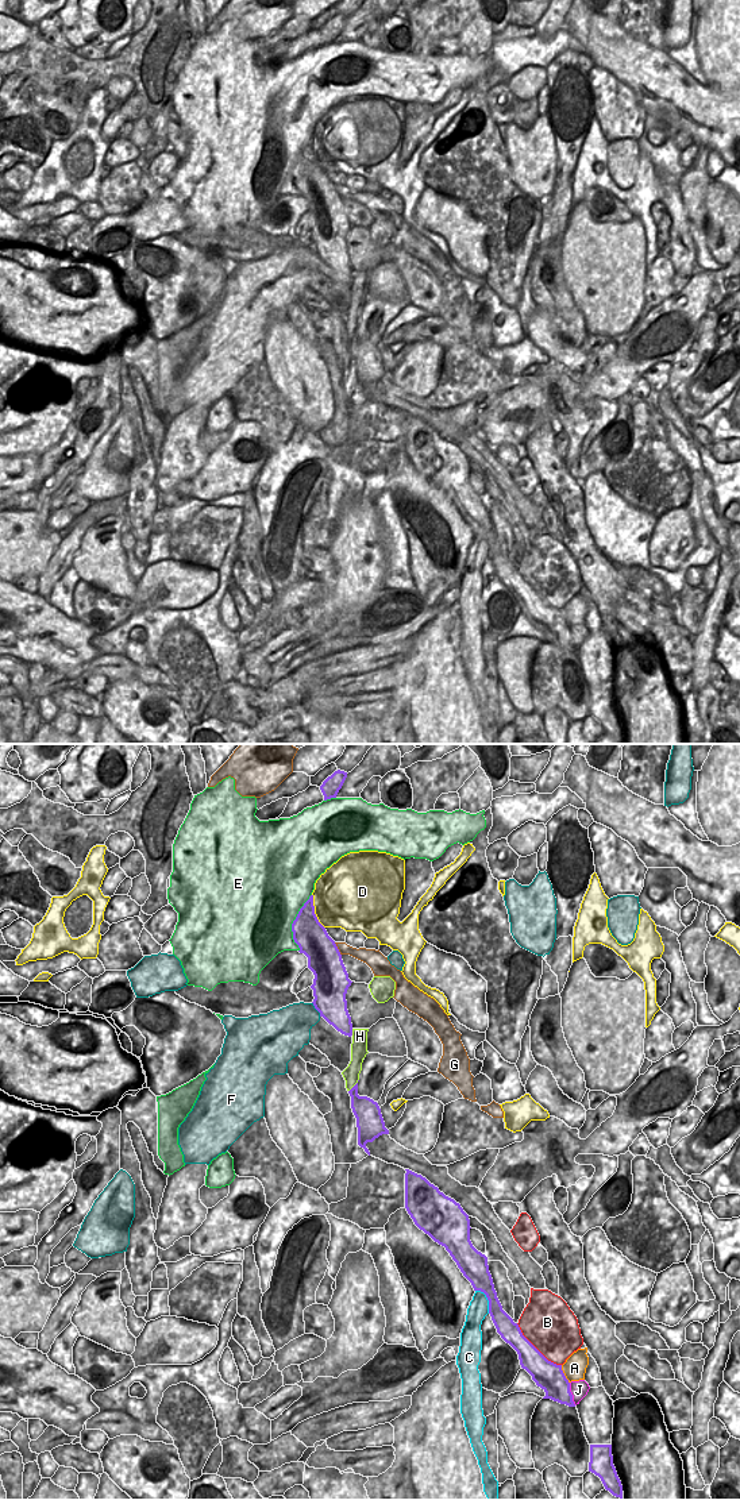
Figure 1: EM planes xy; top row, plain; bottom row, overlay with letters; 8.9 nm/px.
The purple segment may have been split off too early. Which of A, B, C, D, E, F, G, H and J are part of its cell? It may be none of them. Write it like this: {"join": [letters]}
{"join": []}

